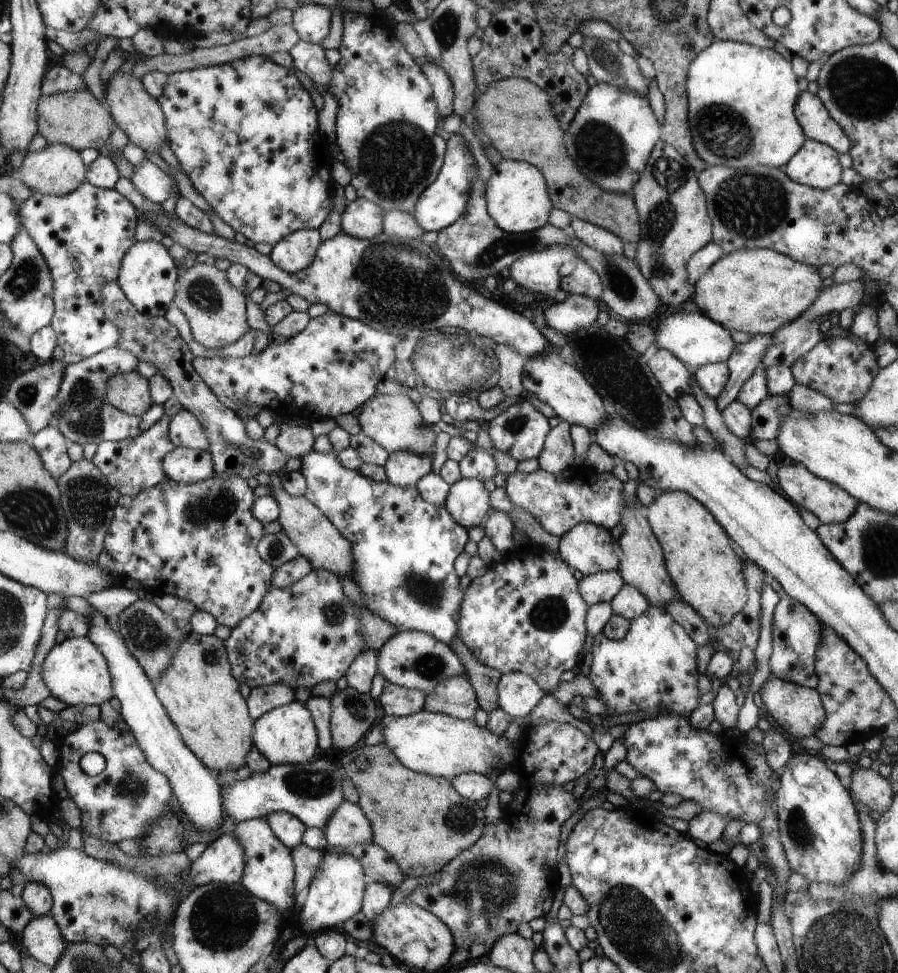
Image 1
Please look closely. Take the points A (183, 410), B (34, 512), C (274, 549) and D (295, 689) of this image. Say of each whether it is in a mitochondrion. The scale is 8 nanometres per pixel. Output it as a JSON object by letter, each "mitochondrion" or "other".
{"A":"other","B":"mitochondrion","C":"mitochondrion","D":"other"}

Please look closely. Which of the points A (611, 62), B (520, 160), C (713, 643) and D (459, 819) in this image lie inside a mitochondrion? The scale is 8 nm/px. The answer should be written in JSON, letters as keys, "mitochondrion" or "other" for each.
{"A":"mitochondrion","B":"other","C":"other","D":"mitochondrion"}

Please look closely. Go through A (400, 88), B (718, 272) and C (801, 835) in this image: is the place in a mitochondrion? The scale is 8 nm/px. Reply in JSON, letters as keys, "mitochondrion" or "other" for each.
{"A":"other","B":"other","C":"mitochondrion"}

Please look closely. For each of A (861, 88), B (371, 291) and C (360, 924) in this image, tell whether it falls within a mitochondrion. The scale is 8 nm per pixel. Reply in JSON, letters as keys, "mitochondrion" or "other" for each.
{"A":"mitochondrion","B":"mitochondrion","C":"other"}

